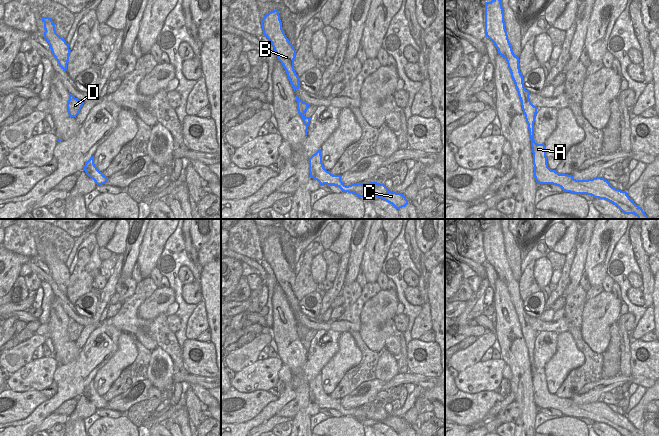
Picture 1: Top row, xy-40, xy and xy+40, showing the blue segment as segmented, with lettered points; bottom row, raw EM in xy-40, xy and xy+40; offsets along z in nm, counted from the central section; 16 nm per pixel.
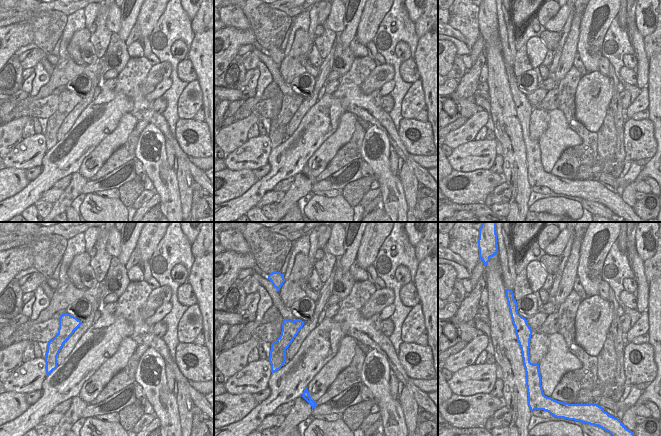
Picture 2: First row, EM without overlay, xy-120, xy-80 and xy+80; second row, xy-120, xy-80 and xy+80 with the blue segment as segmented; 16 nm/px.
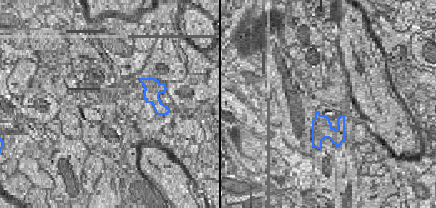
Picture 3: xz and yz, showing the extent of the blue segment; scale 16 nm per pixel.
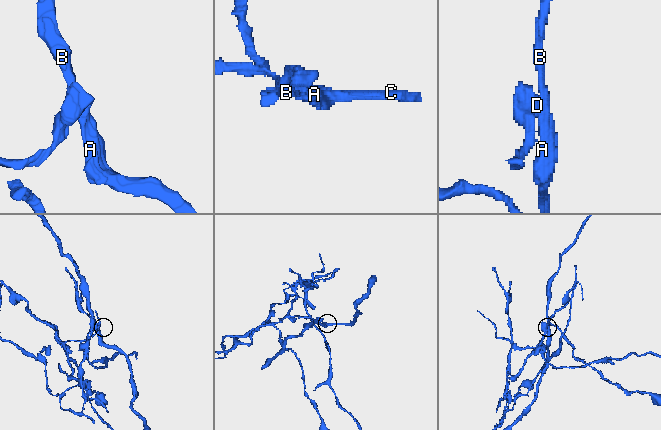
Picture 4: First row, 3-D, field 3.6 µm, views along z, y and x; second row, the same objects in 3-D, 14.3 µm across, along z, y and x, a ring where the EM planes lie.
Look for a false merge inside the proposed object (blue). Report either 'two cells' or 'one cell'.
two cells

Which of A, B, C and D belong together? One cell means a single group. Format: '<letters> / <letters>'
A B C / D

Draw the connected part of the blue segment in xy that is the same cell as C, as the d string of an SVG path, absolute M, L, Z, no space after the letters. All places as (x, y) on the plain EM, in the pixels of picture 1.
M318 374L309 382L309 397L310 401L317 404L320 409L334 409L343 416L353 417L357 421L371 419L381 422L392 428L396 433L405 431L408 428L408 424L402 417L392 416L384 408L369 406L344 409L341 405L341 399L333 399L324 392L321 374Z

